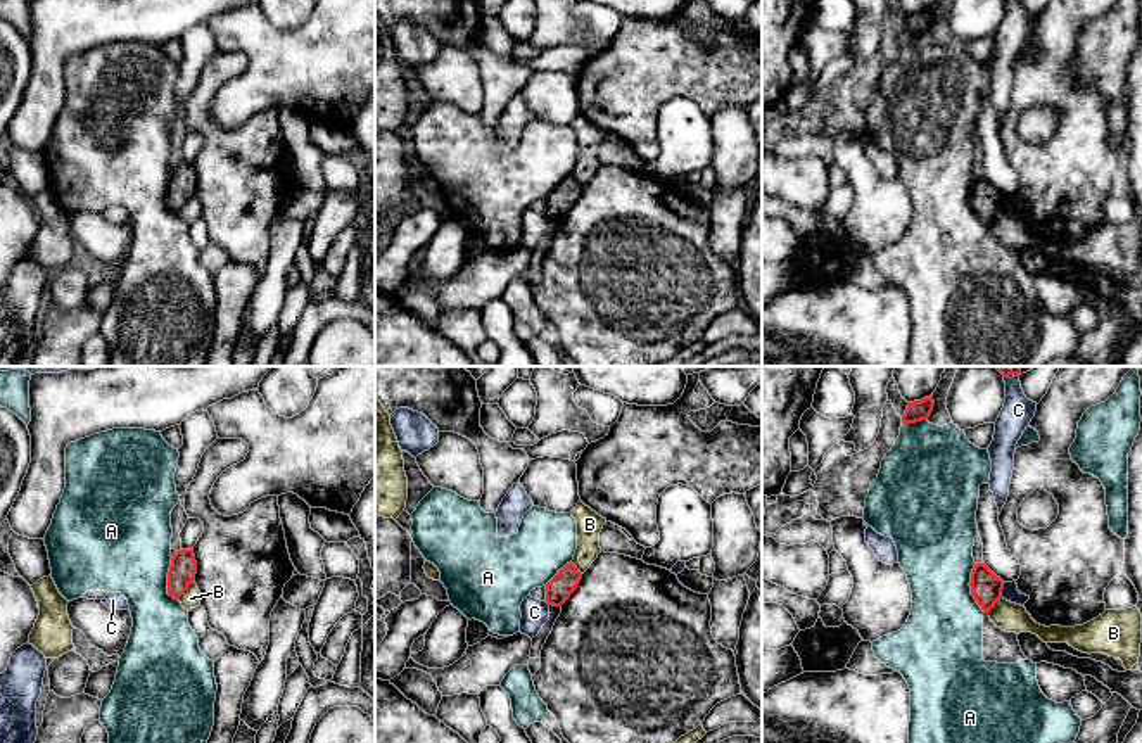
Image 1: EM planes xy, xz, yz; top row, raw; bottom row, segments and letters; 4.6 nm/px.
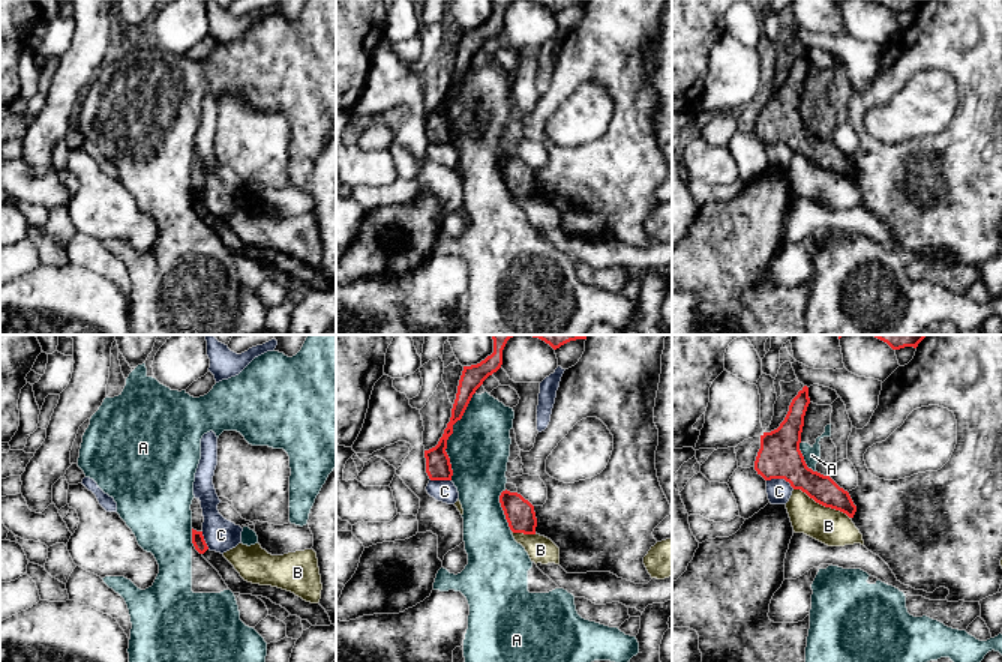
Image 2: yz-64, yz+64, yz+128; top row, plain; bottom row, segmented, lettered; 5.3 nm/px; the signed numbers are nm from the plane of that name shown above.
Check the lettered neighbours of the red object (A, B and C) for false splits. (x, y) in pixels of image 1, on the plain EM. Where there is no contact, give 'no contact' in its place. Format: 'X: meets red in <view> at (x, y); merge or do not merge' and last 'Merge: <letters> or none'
A: meets red in yz at (971, 201); do not merge
B: meets red in xy at (185, 203); do not merge
C: meets red in yz at (1002, 201); do not merge
Merge: none

